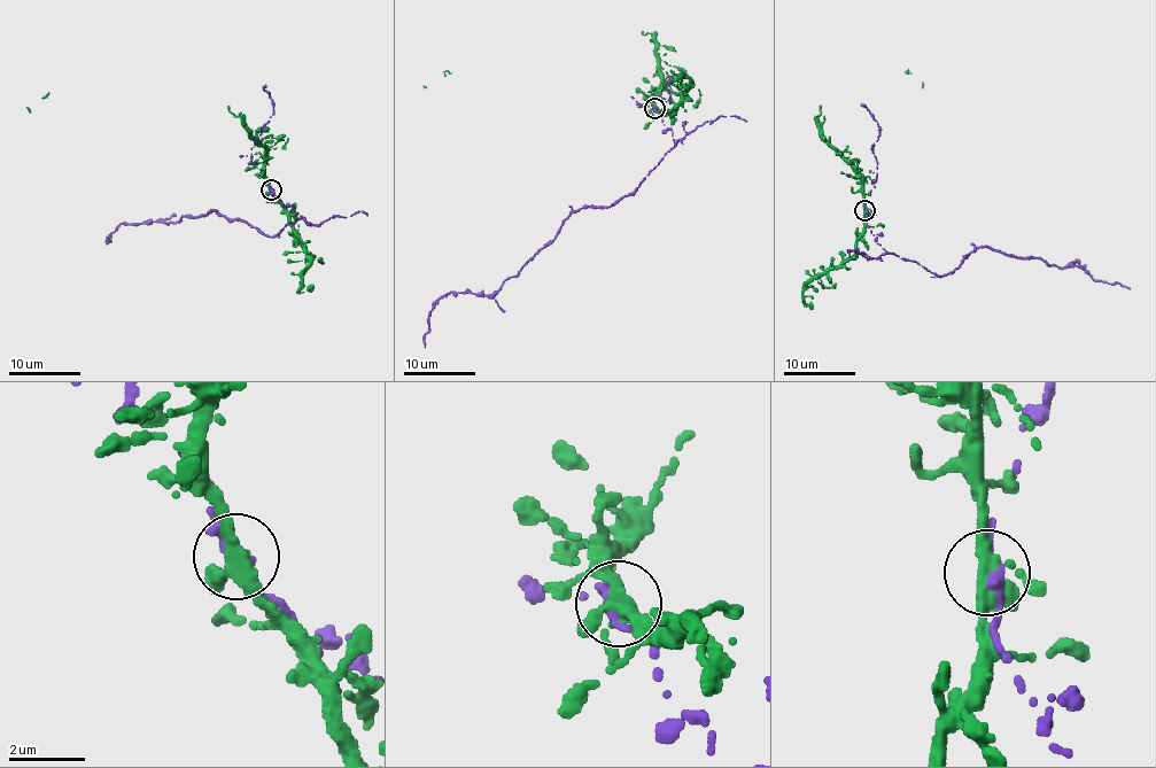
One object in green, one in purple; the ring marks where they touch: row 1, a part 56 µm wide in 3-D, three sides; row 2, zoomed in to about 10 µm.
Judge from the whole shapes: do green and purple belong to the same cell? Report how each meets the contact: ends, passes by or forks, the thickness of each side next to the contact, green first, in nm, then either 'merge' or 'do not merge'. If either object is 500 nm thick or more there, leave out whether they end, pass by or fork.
green forks | purple passes by | 360/320 nm | do not merge

